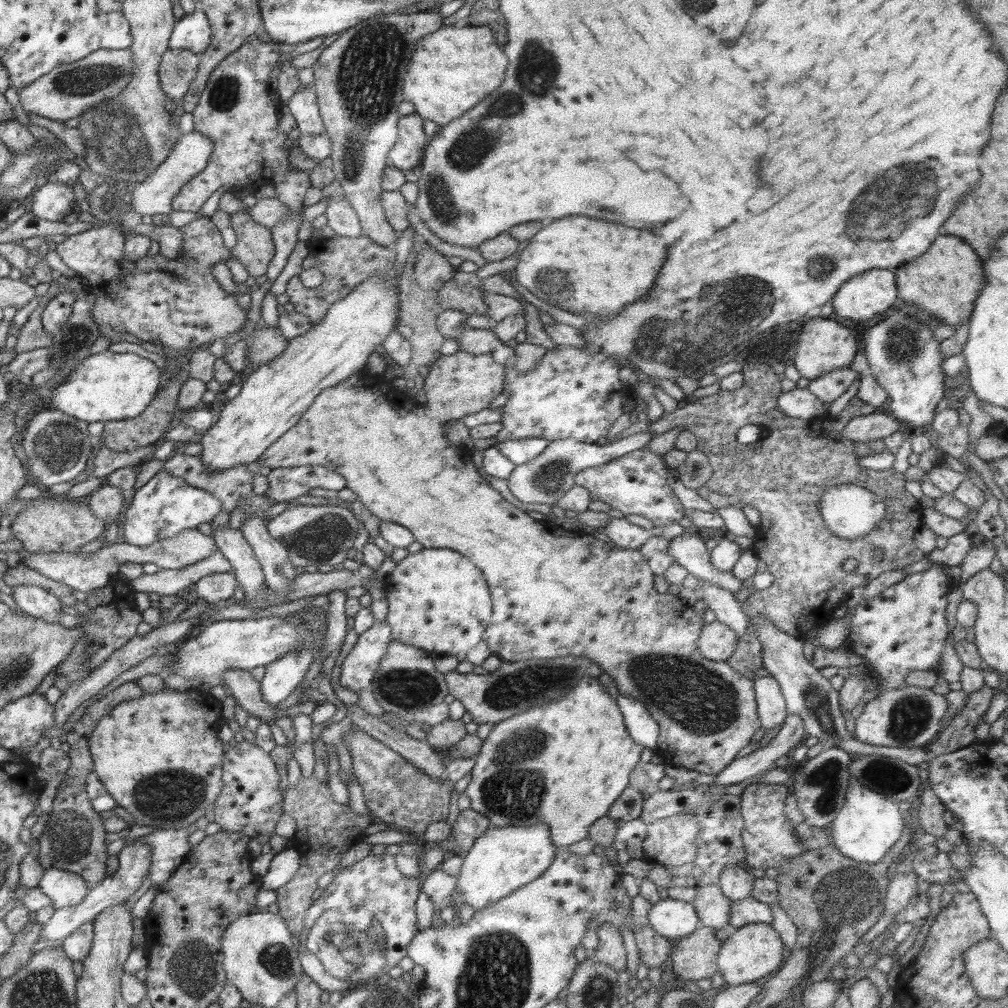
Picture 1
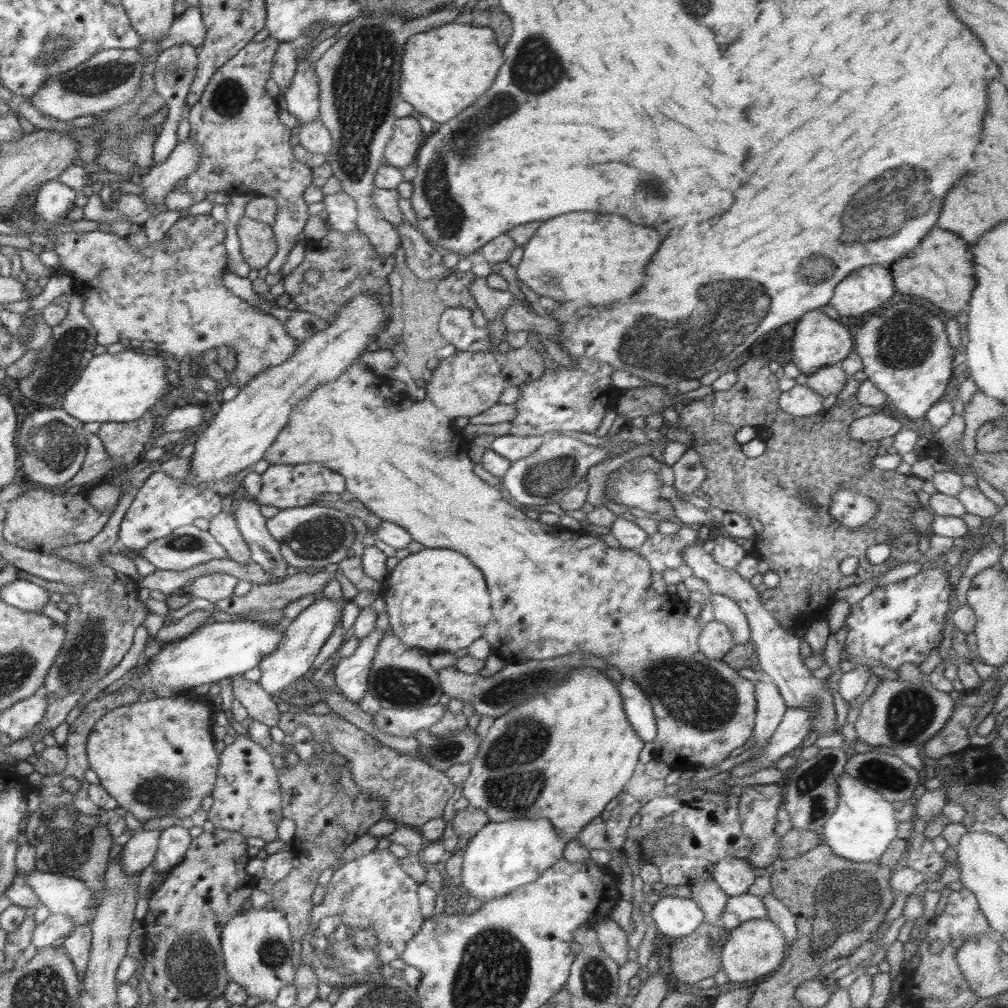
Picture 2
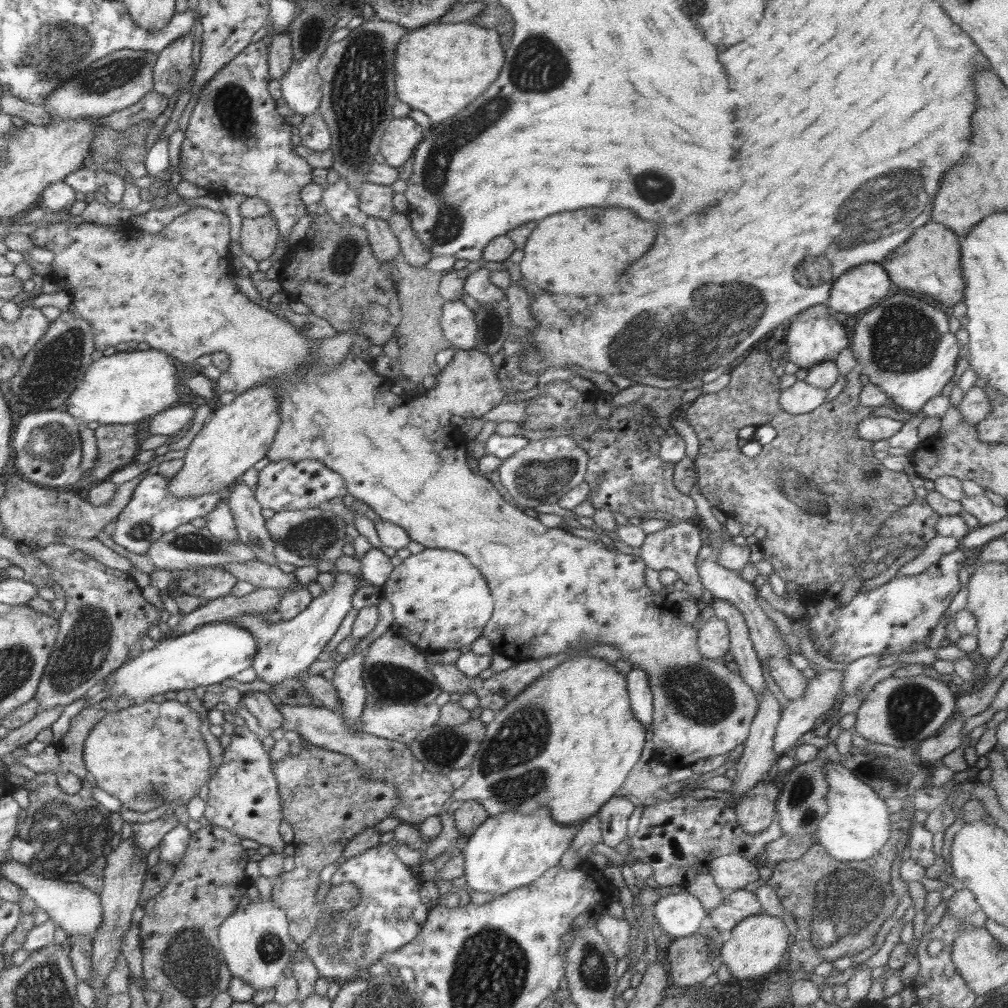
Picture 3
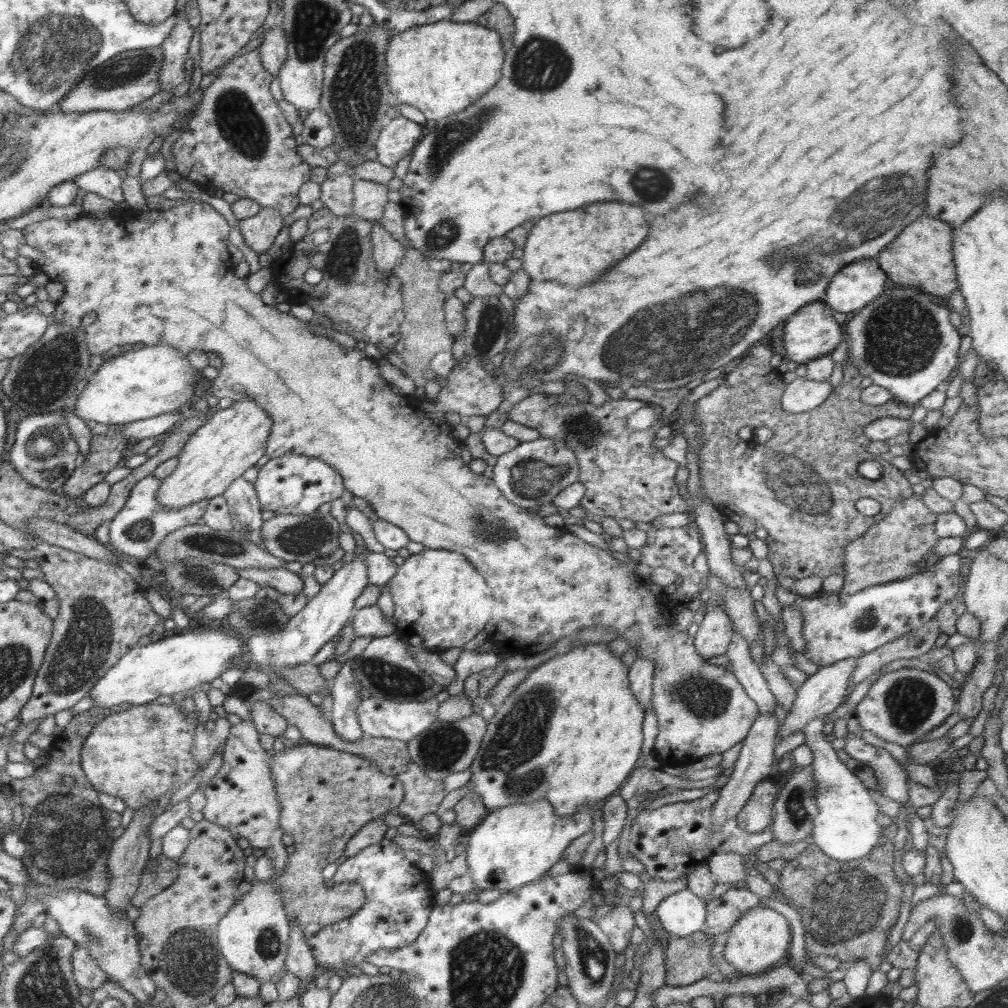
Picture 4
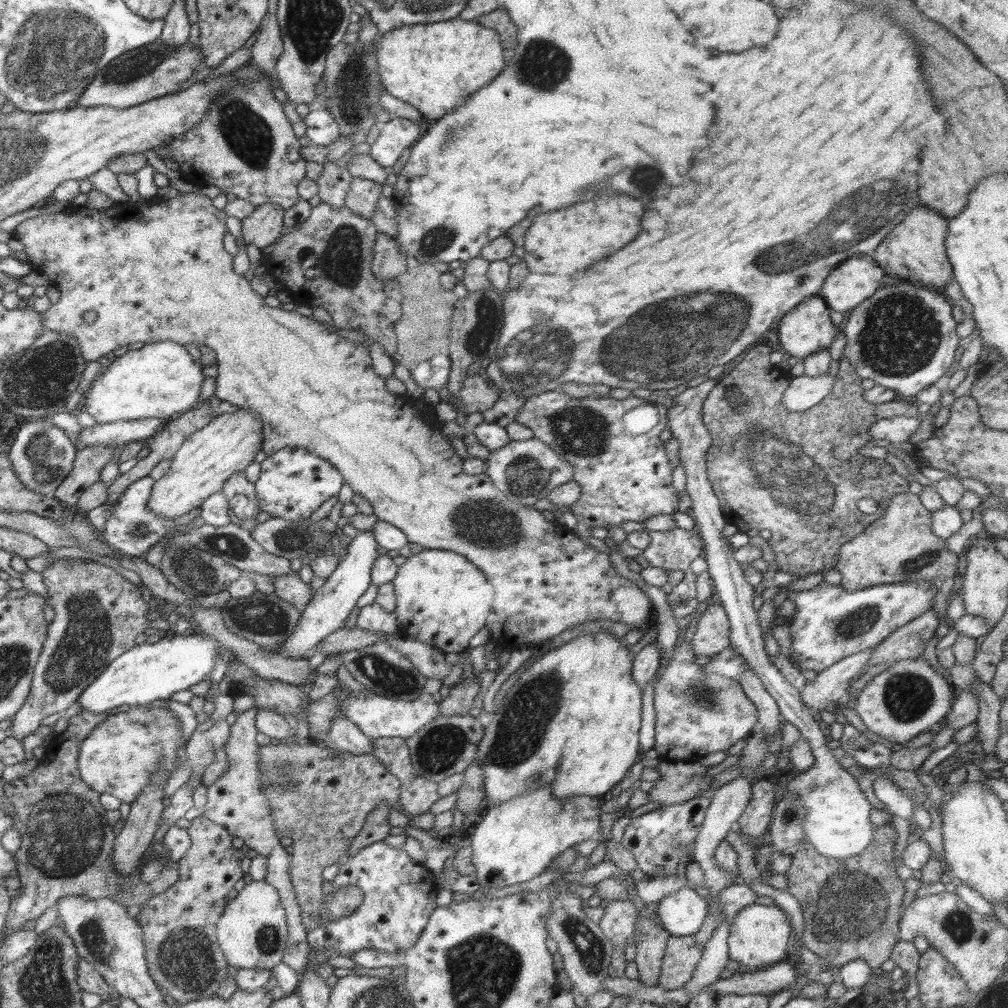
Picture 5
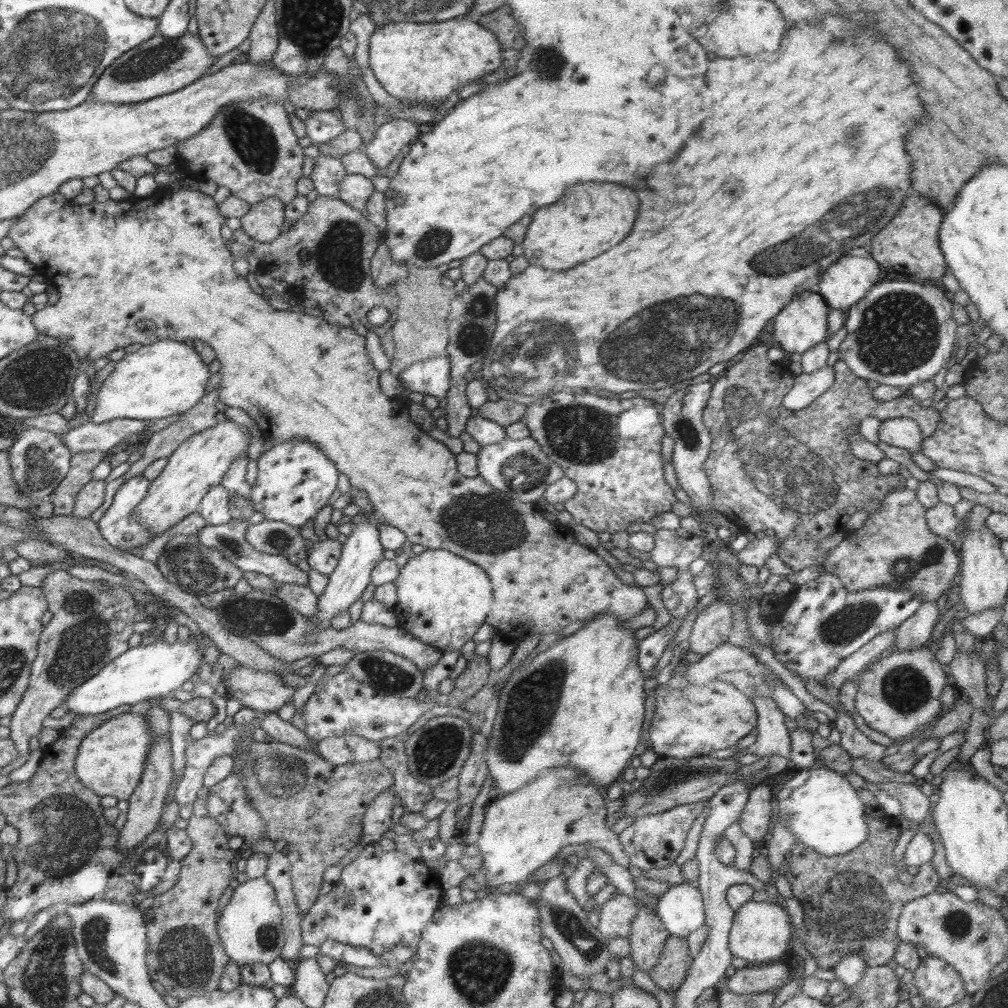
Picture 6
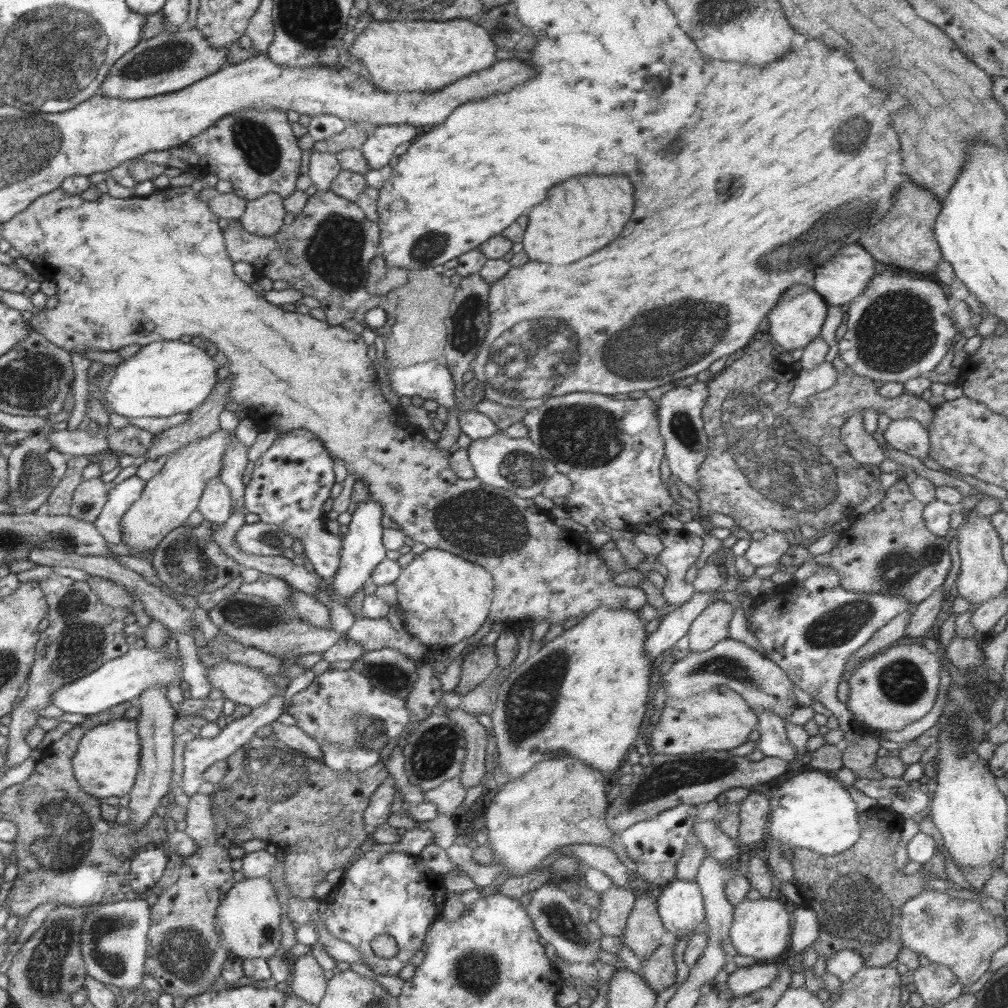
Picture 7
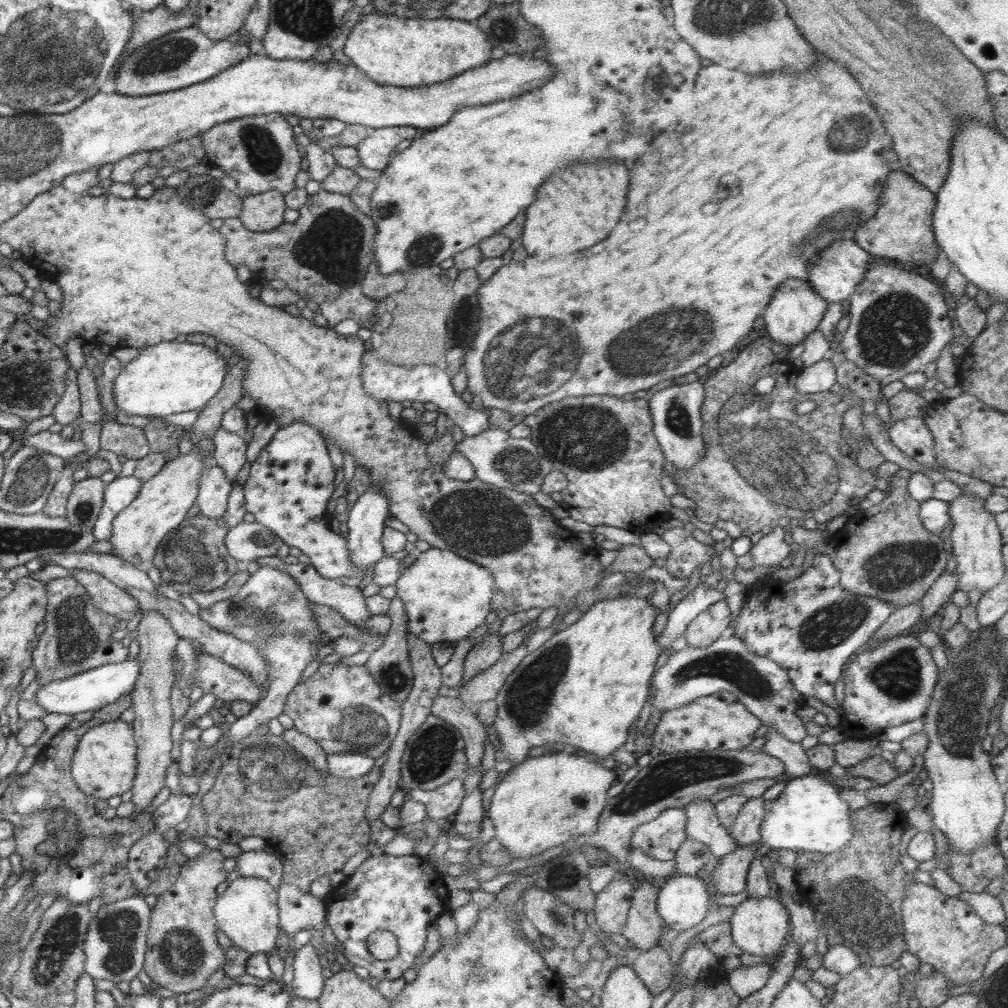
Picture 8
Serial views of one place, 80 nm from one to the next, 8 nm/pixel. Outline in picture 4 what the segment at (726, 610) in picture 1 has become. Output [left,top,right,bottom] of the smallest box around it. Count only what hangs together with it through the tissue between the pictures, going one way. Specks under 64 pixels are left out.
[725,630,777,714]

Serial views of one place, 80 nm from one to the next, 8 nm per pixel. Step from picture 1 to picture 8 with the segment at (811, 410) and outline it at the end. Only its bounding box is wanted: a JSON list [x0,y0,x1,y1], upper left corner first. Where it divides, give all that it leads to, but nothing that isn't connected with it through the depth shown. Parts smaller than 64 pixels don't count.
[795,357,837,394]

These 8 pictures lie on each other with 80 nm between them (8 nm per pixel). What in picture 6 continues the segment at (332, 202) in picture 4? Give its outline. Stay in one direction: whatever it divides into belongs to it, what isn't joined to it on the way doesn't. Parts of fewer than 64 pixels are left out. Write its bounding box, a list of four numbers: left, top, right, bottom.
[309,155,348,199]

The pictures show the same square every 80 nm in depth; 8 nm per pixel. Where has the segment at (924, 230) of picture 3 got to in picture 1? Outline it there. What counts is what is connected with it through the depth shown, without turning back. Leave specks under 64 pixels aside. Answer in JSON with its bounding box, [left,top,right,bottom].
[895,232,986,328]

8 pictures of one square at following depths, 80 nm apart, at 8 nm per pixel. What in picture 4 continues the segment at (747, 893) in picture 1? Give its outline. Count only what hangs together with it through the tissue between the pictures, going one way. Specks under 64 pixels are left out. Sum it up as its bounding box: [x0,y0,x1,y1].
[708,852,746,884]

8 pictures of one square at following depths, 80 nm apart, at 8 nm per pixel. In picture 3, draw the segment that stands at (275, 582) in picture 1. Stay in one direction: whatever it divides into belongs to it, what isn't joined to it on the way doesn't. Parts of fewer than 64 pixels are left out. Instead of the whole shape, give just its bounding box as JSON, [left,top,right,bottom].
[227,478,279,566]

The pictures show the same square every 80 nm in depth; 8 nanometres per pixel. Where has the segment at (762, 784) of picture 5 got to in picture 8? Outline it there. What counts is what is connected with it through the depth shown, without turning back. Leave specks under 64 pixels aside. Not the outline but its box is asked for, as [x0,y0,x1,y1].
[728,796,766,846]

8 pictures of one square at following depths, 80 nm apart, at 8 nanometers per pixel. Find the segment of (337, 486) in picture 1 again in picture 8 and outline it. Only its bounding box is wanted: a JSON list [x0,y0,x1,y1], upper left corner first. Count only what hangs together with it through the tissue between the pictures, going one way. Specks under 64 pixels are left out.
[242,422,365,586]

